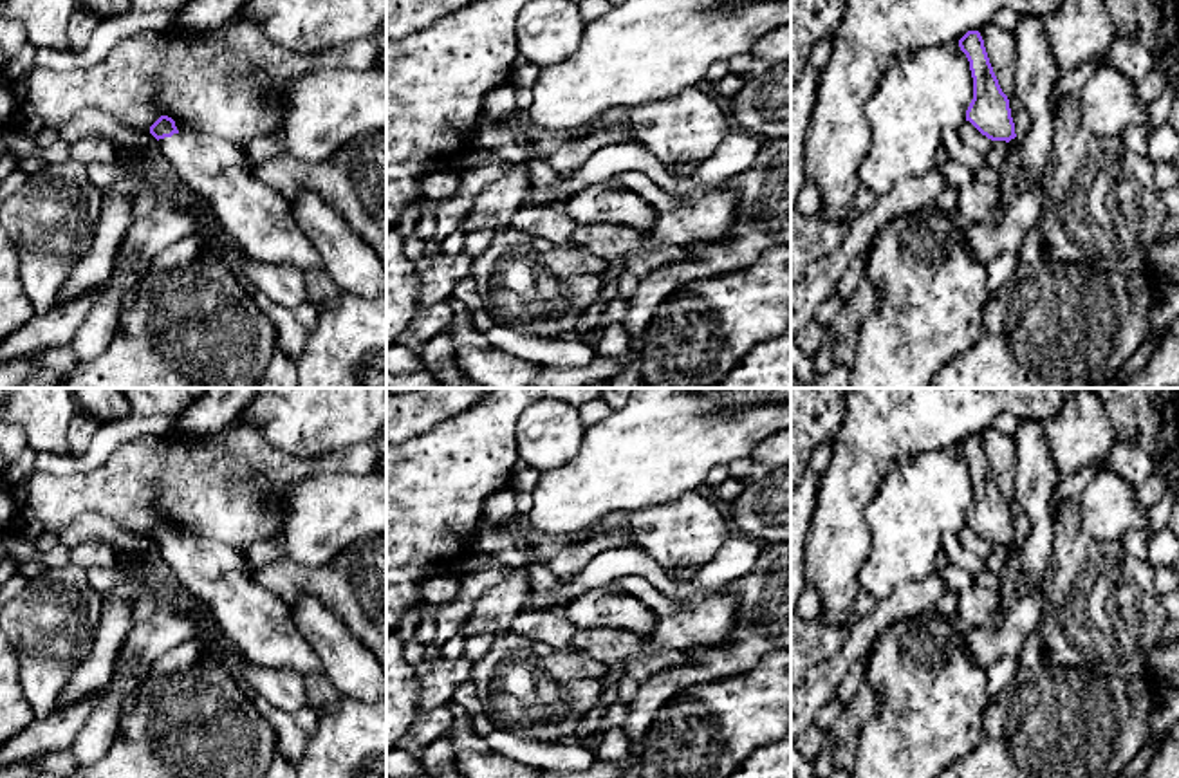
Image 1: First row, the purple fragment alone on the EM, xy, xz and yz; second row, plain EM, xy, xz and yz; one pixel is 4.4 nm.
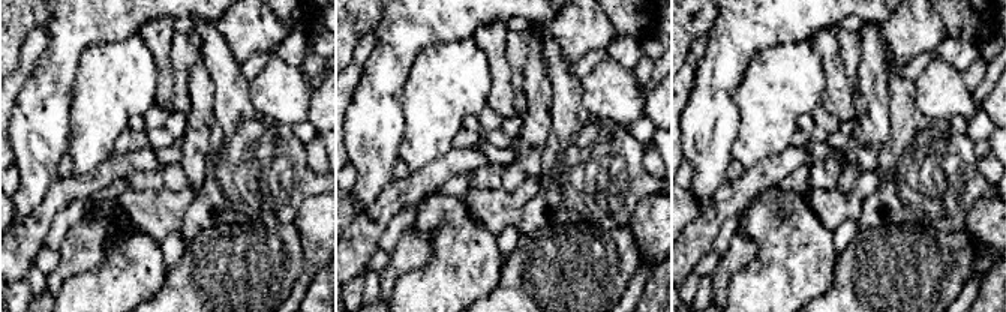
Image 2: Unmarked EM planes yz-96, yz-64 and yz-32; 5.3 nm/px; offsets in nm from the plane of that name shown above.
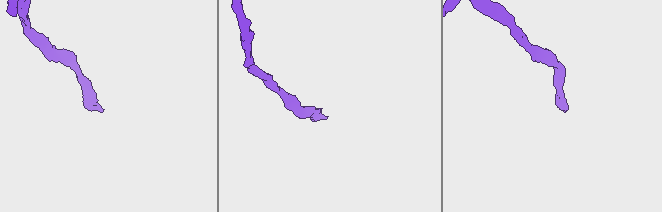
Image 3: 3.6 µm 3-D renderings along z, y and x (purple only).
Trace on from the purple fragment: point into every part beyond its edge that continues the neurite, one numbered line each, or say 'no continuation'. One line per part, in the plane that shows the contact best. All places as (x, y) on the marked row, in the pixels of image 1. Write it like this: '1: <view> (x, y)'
1: xy (260, 221)

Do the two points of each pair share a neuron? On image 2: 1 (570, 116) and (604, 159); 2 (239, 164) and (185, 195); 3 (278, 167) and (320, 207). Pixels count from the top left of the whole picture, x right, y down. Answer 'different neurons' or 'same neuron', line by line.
1: same neuron
2: different neurons
3: different neurons

